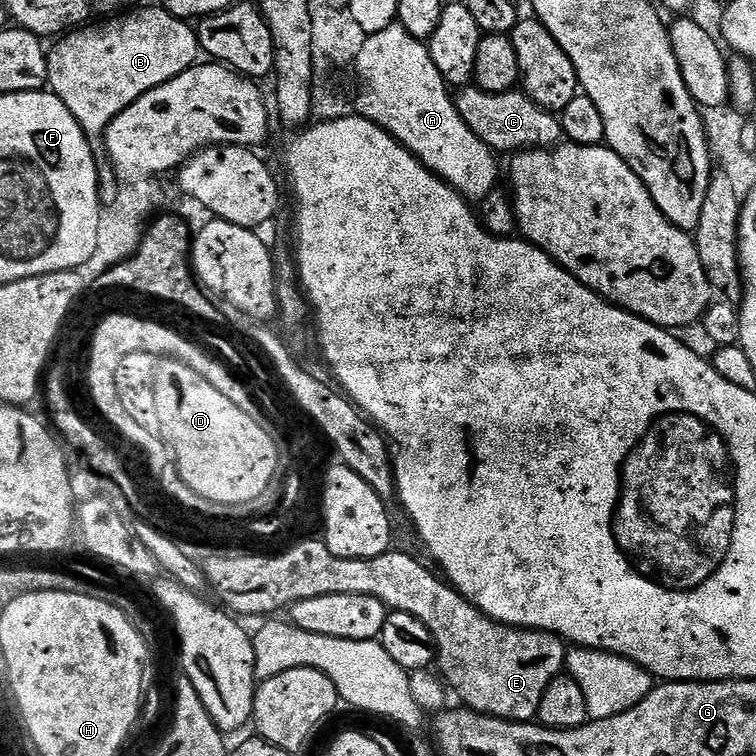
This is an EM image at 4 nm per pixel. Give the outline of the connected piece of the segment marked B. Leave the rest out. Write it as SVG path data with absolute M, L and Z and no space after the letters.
M162 6L133 9L130 13L69 31L48 52L49 89L83 128L95 160L98 198L103 209L113 209L122 187L109 158L105 134L112 119L150 89L184 73L201 57L195 29Z

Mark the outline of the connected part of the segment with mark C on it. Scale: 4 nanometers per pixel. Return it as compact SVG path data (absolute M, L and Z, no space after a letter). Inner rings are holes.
M465 86L455 93L454 99L462 120L496 154L515 154L529 148L555 148L565 139L559 115L538 106L522 90L483 92L481 88Z

